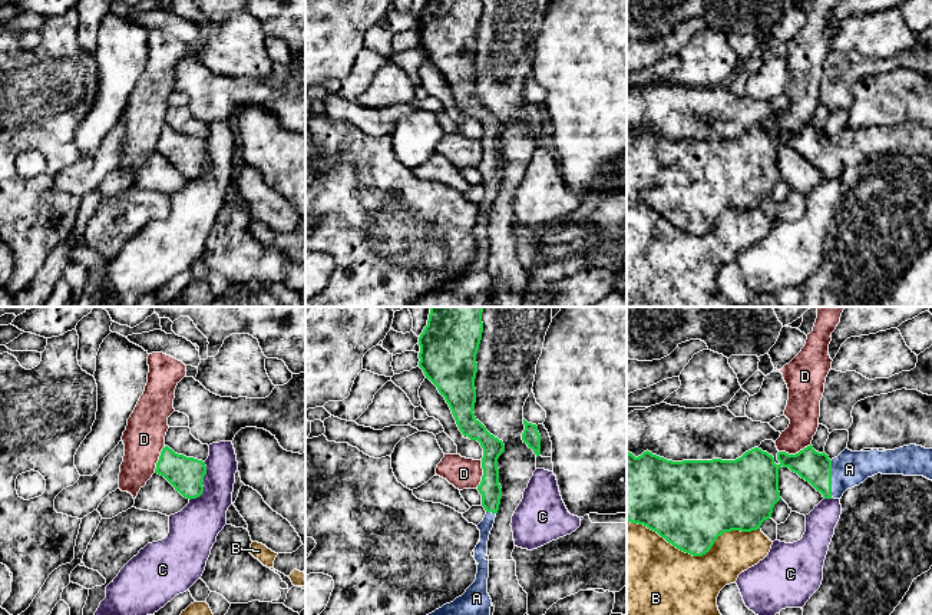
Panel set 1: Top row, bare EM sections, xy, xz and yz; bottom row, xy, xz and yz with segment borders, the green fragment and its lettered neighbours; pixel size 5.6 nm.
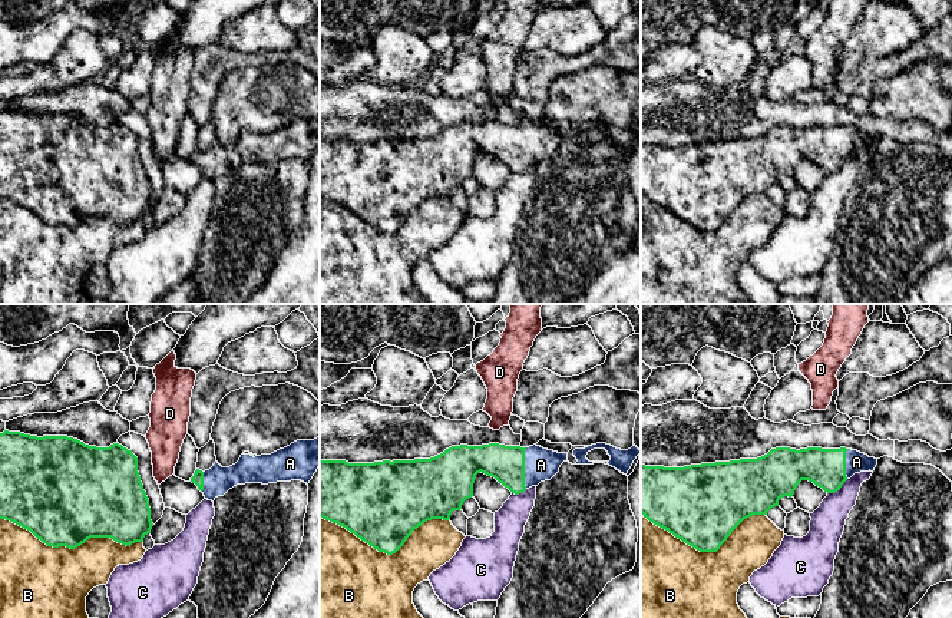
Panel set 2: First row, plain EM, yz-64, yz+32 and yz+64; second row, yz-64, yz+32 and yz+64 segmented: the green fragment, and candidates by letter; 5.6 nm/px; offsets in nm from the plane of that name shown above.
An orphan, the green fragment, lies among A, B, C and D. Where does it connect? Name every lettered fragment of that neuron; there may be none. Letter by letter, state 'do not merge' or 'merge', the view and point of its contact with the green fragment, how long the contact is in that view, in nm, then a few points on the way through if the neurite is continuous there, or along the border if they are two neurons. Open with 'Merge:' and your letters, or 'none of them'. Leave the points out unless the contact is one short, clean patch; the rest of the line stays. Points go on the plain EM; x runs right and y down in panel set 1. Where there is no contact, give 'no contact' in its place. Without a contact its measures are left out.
Merge: A
A: merge | yz (830, 158) | 220 nm
B: do not merge | yz (694, 234) | 750 nm
C: do not merge | xy (202, 161) | 240 nm
D: do not merge | yz (796, 132) | 190 nm

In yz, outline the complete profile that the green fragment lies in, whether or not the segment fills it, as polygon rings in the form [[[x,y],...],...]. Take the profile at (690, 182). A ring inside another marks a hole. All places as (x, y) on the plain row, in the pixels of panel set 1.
[[[812,123],[796,133],[779,130],[776,138],[754,126],[736,139],[683,140],[667,139],[648,129],[635,136],[627,129],[627,199],[647,205],[685,232],[703,235],[723,212],[757,209],[771,196],[774,183],[781,178],[779,171],[781,145],[809,161],[824,178],[842,178],[847,168],[878,152],[923,155],[932,159],[932,128],[916,123],[885,130],[845,128],[830,139],[824,130],[816,130]]]

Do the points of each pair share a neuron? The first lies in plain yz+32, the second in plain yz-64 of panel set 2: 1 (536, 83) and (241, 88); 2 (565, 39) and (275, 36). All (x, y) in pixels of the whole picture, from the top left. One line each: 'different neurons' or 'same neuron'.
1: different neurons
2: same neuron

